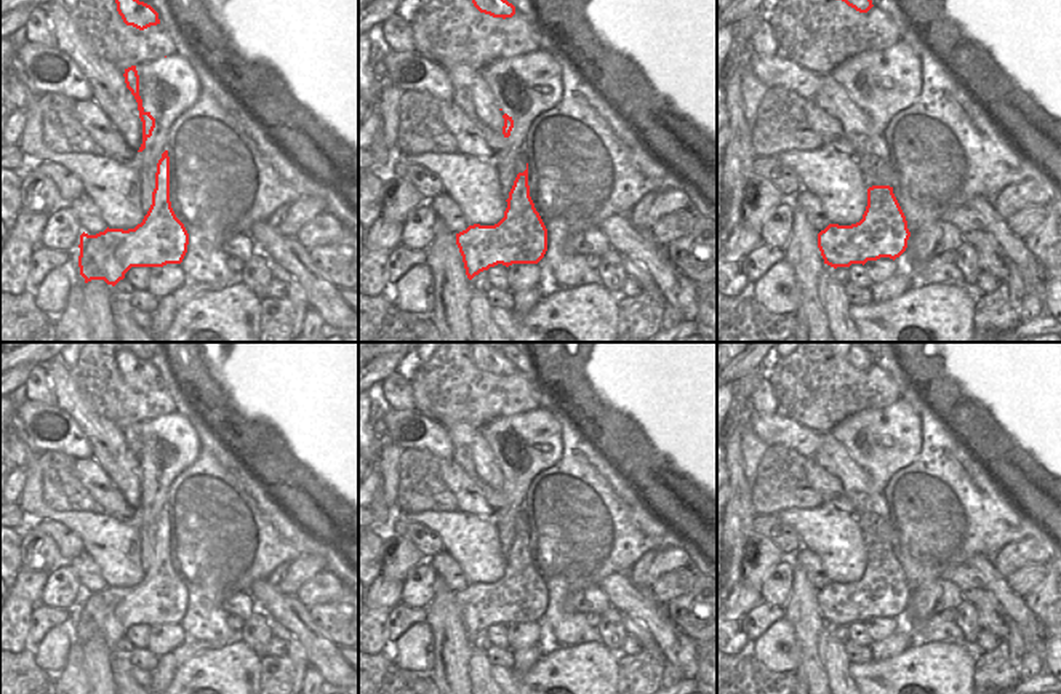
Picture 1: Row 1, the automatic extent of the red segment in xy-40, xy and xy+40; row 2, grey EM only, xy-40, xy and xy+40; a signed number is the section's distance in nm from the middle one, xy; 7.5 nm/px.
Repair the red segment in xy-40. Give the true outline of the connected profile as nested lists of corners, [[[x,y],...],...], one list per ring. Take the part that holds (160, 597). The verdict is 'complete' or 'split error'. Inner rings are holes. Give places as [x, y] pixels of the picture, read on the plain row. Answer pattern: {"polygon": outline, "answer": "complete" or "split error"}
{"polygon": [[[168,509],[162,512],[157,521],[155,547],[152,563],[142,580],[134,587],[106,587],[96,593],[82,592],[80,603],[69,616],[70,648],[64,668],[54,675],[54,694],[91,694],[86,672],[82,665],[82,646],[91,638],[104,638],[112,656],[117,641],[125,636],[131,625],[163,625],[166,622],[181,622],[189,603],[189,592],[184,582],[176,576],[170,560],[170,515]]], "answer": "split error"}

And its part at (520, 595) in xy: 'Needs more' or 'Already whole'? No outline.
Already whole

